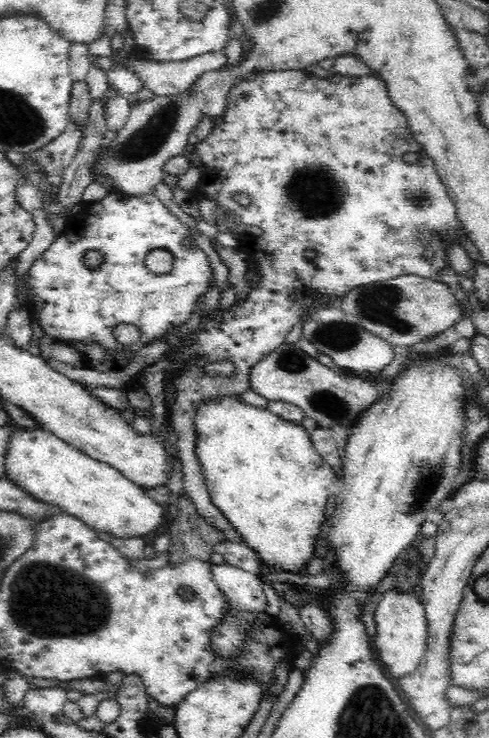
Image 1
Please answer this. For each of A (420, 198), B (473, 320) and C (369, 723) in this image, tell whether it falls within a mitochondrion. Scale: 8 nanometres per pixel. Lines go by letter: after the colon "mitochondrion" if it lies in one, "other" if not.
A: mitochondrion
B: other
C: mitochondrion

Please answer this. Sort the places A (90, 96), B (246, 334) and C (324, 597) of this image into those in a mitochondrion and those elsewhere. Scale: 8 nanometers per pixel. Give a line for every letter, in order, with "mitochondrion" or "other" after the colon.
A: other
B: other
C: other

